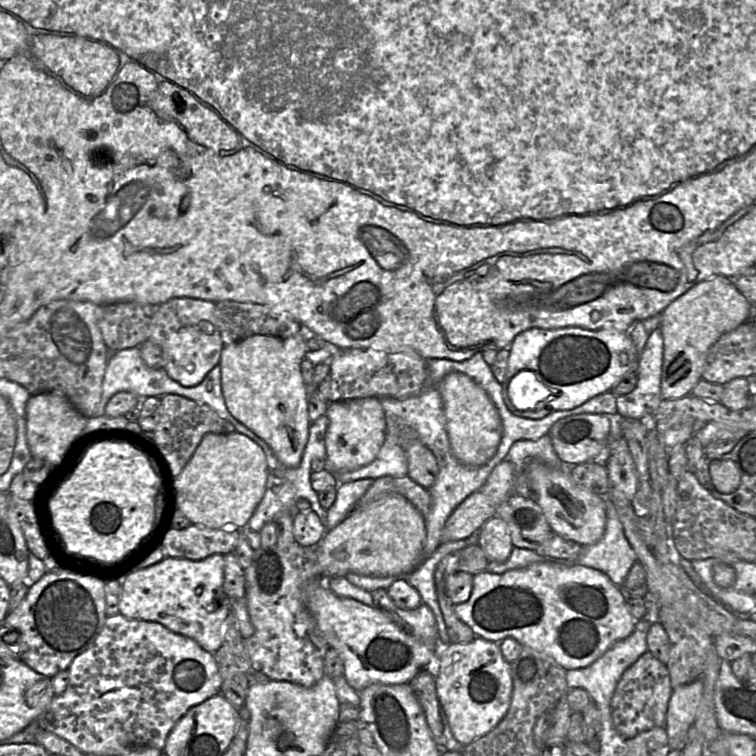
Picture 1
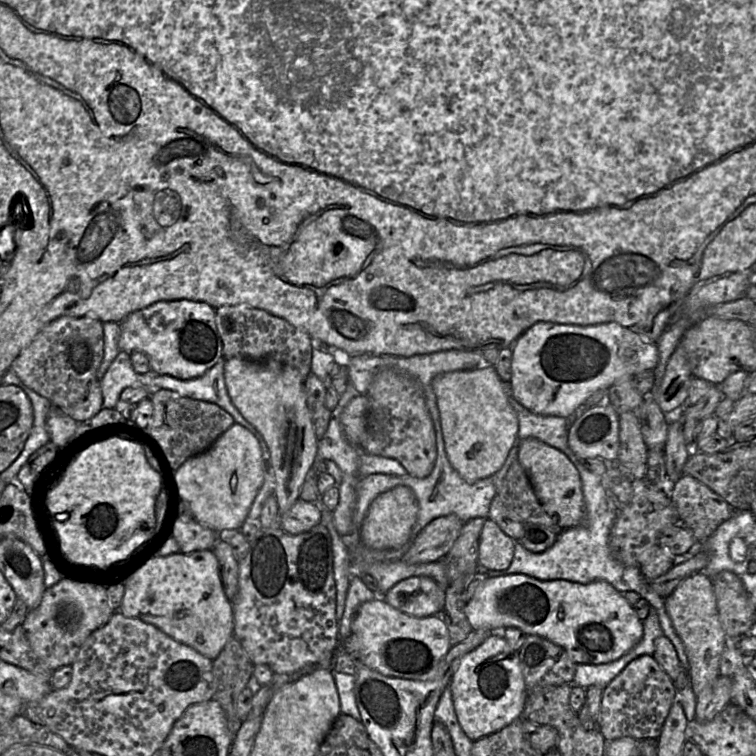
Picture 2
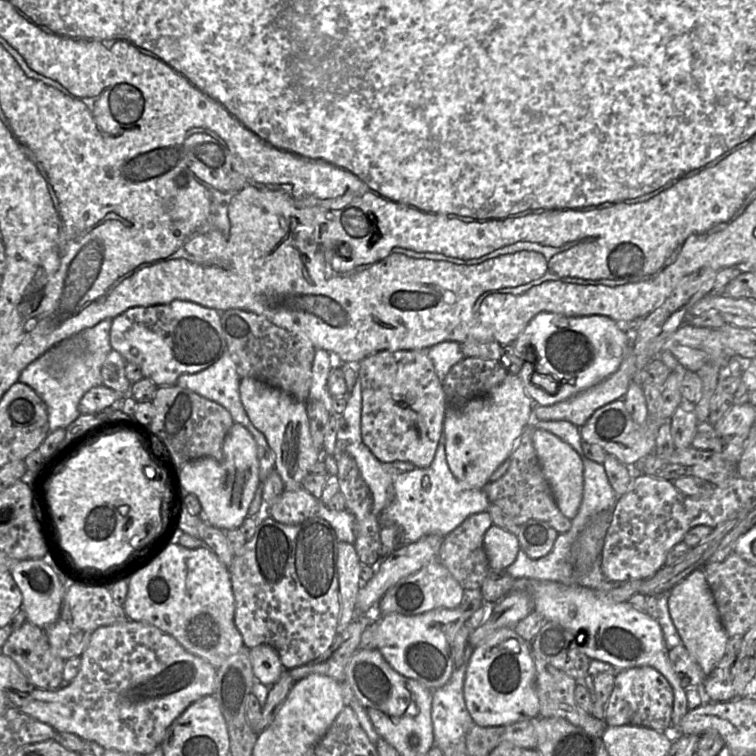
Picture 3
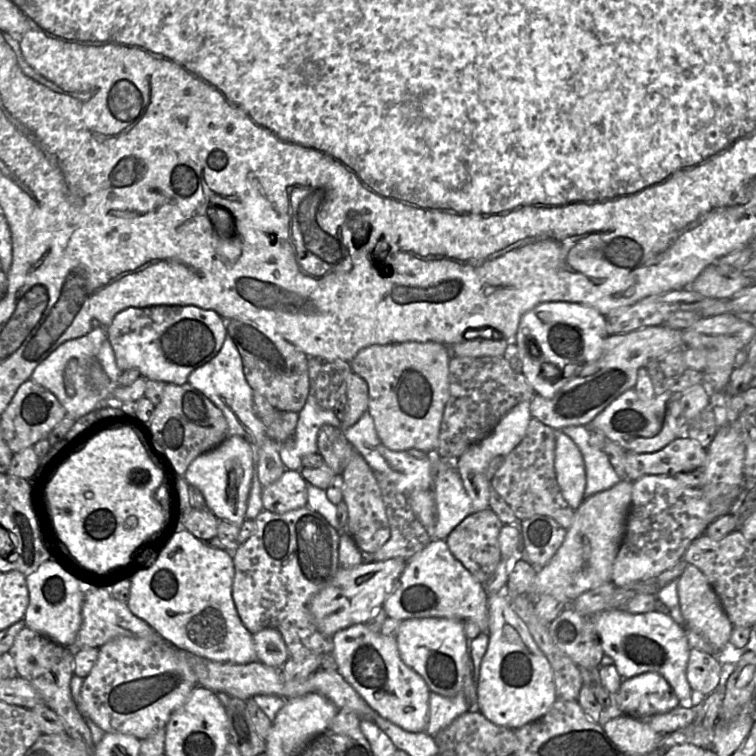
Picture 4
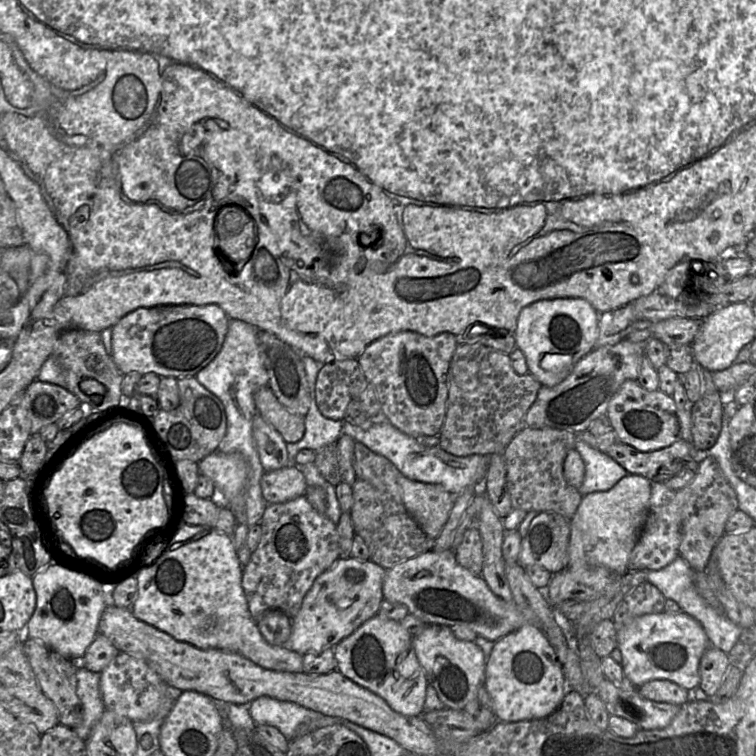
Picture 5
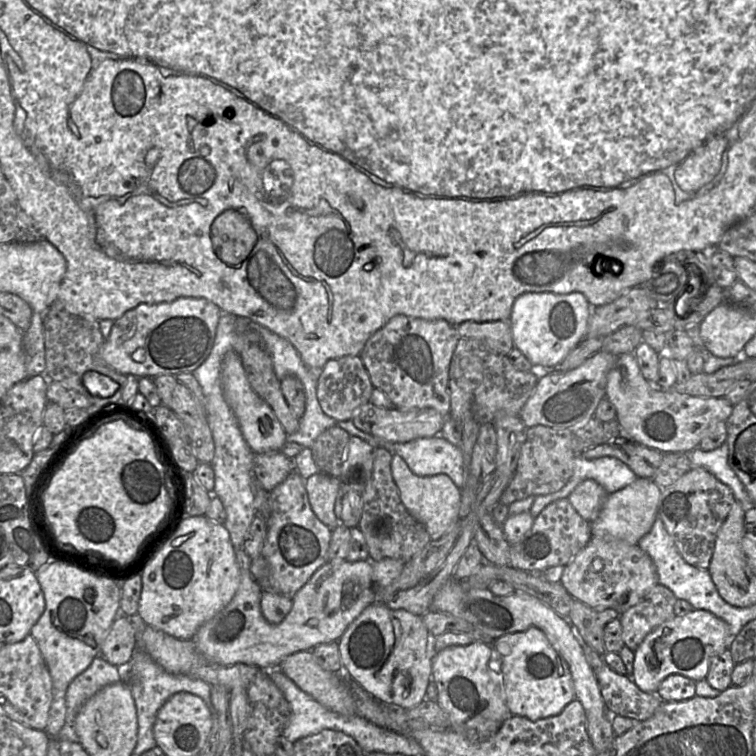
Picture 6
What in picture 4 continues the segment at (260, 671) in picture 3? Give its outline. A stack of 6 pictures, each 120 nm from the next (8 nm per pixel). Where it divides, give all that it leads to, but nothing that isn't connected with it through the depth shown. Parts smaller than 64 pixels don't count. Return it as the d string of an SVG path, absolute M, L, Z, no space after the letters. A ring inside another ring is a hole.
M264 628L253 635L257 661L275 669L281 669L289 660L286 644L280 632L274 628Z

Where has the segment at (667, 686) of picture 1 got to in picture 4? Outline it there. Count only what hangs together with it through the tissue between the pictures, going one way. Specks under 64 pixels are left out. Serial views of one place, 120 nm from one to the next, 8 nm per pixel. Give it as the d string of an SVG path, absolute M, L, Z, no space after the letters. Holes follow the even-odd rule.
M656 672L622 679L614 702L622 715L637 719L669 712L680 704L667 680Z

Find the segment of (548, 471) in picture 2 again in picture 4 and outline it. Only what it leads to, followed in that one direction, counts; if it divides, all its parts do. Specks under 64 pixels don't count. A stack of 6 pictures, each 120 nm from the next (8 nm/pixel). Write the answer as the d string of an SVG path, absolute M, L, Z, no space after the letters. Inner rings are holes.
M556 430L554 469L562 496L576 510L583 501L586 486L585 465L578 447L560 430Z

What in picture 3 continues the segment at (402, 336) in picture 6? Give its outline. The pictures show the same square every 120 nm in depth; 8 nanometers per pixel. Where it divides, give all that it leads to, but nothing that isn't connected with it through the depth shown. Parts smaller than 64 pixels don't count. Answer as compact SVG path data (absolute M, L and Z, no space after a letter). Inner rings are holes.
M426 350L380 351L358 364L361 382L361 436L363 443L382 463L396 461L427 468L434 460L443 432L447 400Z

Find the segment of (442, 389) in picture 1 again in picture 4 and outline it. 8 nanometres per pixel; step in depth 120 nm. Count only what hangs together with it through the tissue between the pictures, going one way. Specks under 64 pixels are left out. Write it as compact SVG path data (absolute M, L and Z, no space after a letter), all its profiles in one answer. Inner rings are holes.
M530 401L520 402L499 420L489 435L472 445L455 461L455 469L471 500L474 512L489 508L490 482L486 477L489 462L497 456L505 457L522 441L531 418Z

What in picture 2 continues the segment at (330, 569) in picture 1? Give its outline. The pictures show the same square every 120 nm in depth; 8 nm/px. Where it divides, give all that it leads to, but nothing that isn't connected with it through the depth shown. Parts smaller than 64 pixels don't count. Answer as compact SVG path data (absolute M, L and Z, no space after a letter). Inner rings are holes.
M397 486L374 499L359 527L362 544L372 550L398 549L411 539L412 529L418 514L418 503L413 491L406 486Z

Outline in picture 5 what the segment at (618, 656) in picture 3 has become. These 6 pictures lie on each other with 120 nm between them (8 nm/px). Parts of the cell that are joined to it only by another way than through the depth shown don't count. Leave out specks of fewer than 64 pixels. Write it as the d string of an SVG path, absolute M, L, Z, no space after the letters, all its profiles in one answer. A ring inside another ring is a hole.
M687 613L646 614L633 619L616 632L617 648L622 654L624 676L635 686L651 681L666 679L689 690L699 686L699 662L703 652L710 646L702 625Z

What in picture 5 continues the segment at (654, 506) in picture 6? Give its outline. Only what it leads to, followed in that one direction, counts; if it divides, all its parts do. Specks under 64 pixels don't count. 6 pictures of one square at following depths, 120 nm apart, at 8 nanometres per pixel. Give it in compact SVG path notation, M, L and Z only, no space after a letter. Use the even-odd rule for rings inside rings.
M628 474L608 491L583 496L577 511L570 519L567 569L577 570L599 565L620 575L628 571L631 552L647 520L651 483L652 480L643 476Z

